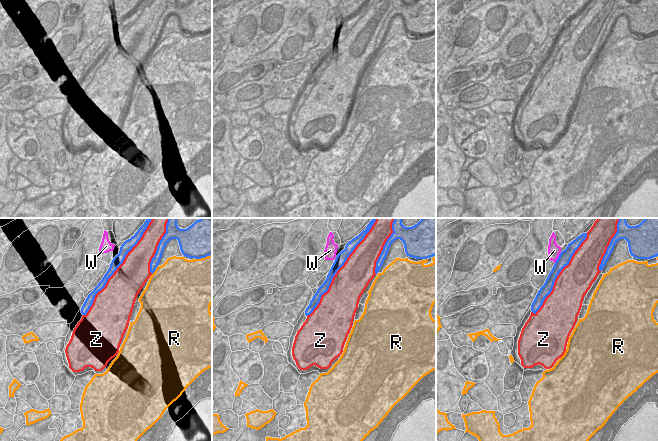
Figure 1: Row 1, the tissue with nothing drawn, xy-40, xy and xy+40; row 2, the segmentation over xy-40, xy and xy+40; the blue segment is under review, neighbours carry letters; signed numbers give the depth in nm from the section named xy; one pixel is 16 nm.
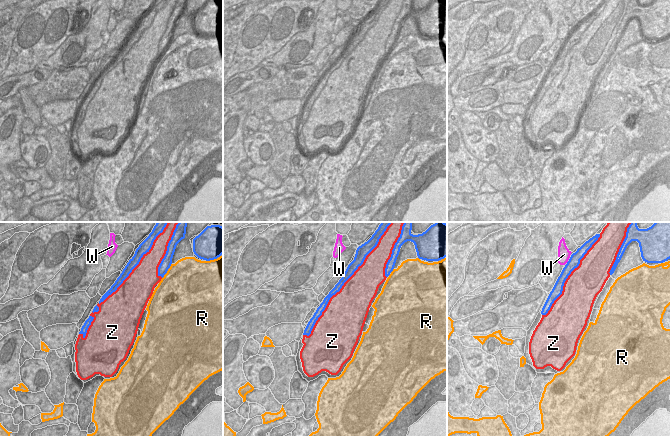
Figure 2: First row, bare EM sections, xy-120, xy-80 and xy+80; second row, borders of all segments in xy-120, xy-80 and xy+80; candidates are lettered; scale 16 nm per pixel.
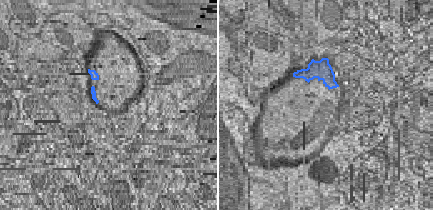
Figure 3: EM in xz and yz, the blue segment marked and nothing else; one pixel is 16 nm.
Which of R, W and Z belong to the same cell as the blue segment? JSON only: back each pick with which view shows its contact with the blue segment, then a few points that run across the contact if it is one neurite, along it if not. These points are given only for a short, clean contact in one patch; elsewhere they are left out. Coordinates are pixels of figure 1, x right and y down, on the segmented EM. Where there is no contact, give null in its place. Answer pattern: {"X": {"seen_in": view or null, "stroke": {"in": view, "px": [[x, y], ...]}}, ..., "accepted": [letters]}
{"Z": {"seen_in": "xy-40"}, "accepted": ["Z"]}

